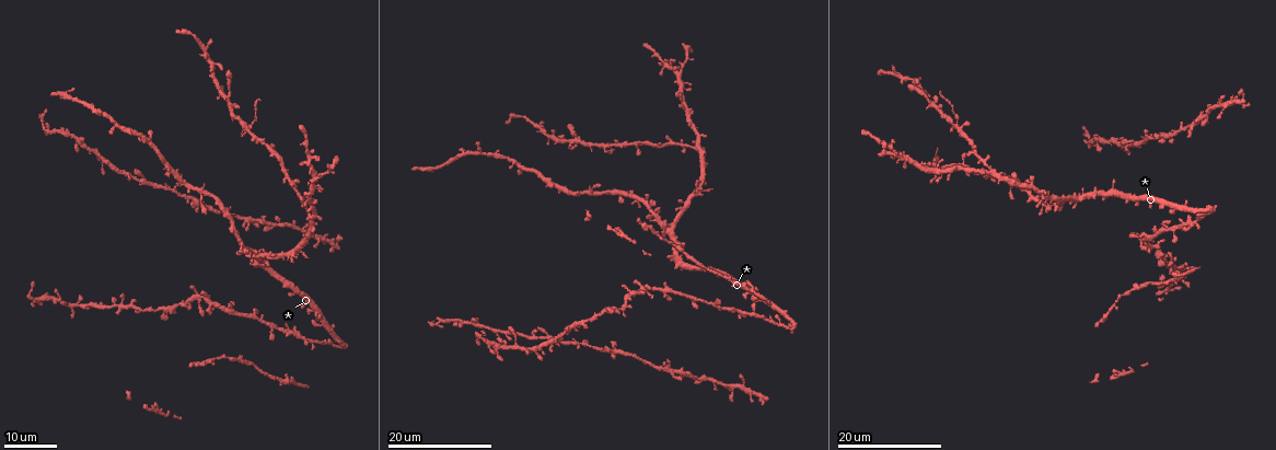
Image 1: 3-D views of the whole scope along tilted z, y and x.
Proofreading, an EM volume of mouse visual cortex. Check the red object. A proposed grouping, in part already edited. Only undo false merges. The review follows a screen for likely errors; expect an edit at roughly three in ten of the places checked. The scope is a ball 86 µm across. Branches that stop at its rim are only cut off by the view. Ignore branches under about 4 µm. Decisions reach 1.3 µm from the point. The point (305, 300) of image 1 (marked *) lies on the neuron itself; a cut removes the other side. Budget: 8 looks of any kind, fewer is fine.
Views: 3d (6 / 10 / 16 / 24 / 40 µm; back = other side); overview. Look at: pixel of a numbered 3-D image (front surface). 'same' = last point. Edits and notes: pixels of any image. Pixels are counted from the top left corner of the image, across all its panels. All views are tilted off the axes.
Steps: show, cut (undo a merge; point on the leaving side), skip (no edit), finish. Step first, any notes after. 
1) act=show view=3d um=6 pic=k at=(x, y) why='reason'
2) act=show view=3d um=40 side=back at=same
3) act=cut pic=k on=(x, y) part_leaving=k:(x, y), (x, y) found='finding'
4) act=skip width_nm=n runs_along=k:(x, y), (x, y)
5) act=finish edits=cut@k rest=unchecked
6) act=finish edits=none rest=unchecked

act=show view=3d um=24 pic=1 at=(271, 328) why='looks like a crossing'

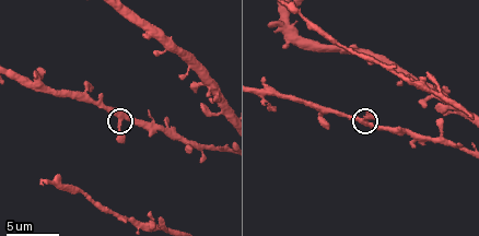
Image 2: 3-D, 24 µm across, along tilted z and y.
act=show view=3d um=6 pic=2 at=(119, 121)

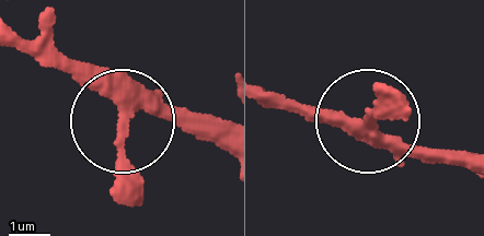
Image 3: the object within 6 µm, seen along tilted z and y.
act=show view=3d um=6 side=back pic=3 at=(367, 123) why='other side'

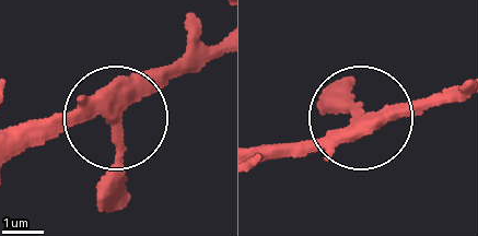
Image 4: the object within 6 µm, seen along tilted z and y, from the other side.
act=skip width_nm=290 found='continuous, no second neuron'

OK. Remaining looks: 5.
act=show view=3d um=24 pic=1 at=(657, 234) why='three arms meet'

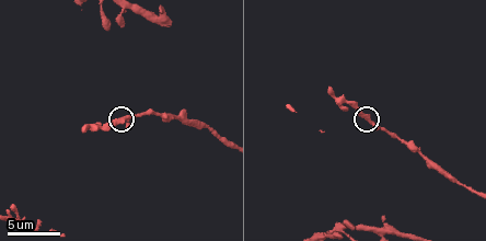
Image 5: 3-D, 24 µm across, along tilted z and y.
act=show view=3d um=10 pic=5 at=(368, 117)

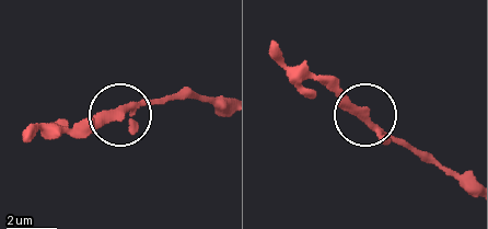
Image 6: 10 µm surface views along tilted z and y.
act=show view=3d um=6 pic=6 at=(362, 117)

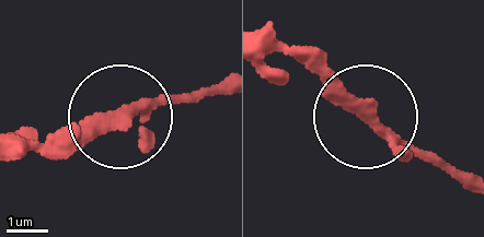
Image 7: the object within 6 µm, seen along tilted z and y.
act=skip width_nm=230 found='continuous, no second neuron'

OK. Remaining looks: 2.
act=show view=3d um=16 pic=1 at=(443, 321) why='calibre changes'

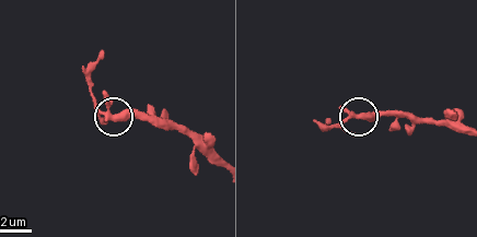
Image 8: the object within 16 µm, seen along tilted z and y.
act=show view=3d um=10 pic=8 at=(354, 115)

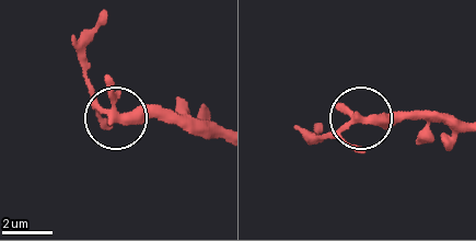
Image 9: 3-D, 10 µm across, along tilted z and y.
act=skip runs_along=9:(461, 119), (367, 117), (314, 140) found='one neuron here'

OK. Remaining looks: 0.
act=finish edits=none rest=unchecked

